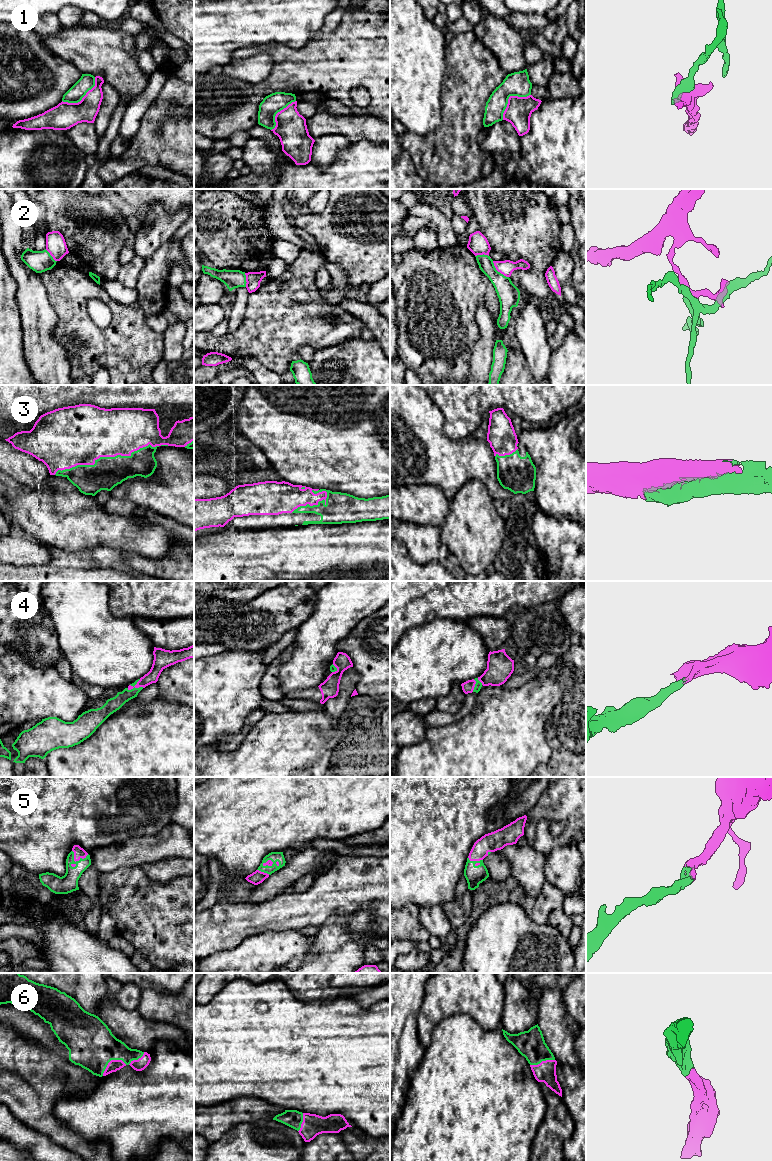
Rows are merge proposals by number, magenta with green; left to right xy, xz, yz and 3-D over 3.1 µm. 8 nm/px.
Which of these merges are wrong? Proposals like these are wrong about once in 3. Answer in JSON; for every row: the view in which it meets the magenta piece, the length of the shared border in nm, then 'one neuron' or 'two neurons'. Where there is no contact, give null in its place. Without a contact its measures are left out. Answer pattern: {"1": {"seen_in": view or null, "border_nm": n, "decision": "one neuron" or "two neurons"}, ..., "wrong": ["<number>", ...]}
{"1": {"seen_in": "yz", "border_nm": 300, "decision": "two neurons"}, "2": {"seen_in": "yz", "border_nm": 190, "decision": "two neurons"}, "3": {"seen_in": "xy", "border_nm": 850, "decision": "one neuron"}, "4": {"seen_in": "xy", "border_nm": 140, "decision": "one neuron"}, "5": {"seen_in": "xy", "border_nm": 180, "decision": "one neuron"}, "6": {"seen_in": "xy", "border_nm": 220, "decision": "one neuron"}, "wrong": ["1", "2"]}

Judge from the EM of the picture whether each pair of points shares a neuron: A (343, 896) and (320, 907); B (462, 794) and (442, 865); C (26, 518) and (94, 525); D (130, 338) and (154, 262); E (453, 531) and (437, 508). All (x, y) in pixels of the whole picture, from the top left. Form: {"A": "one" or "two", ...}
{"A": "one", "B": "one", "C": "one", "D": "two", "E": "two"}

